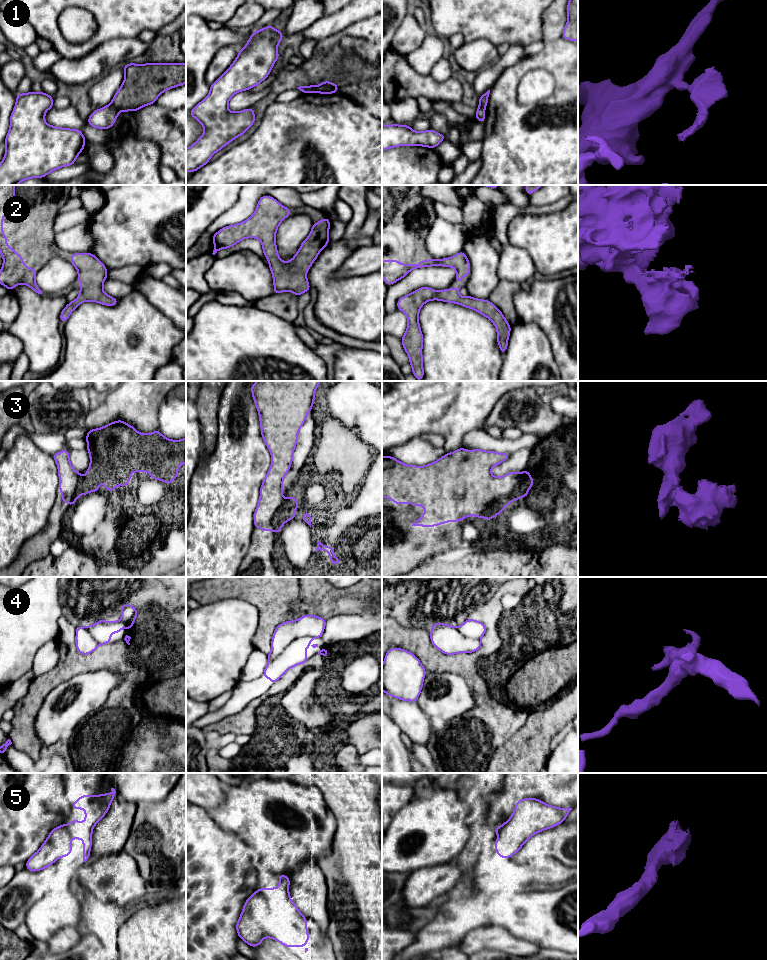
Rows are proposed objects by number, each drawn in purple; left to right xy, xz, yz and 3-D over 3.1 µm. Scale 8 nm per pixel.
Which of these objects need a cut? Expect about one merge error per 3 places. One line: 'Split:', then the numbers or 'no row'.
Split: 1, 3

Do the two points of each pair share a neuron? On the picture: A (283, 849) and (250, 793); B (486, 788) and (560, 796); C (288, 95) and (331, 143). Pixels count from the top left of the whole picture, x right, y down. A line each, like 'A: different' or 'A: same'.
A: same
B: different
C: different

